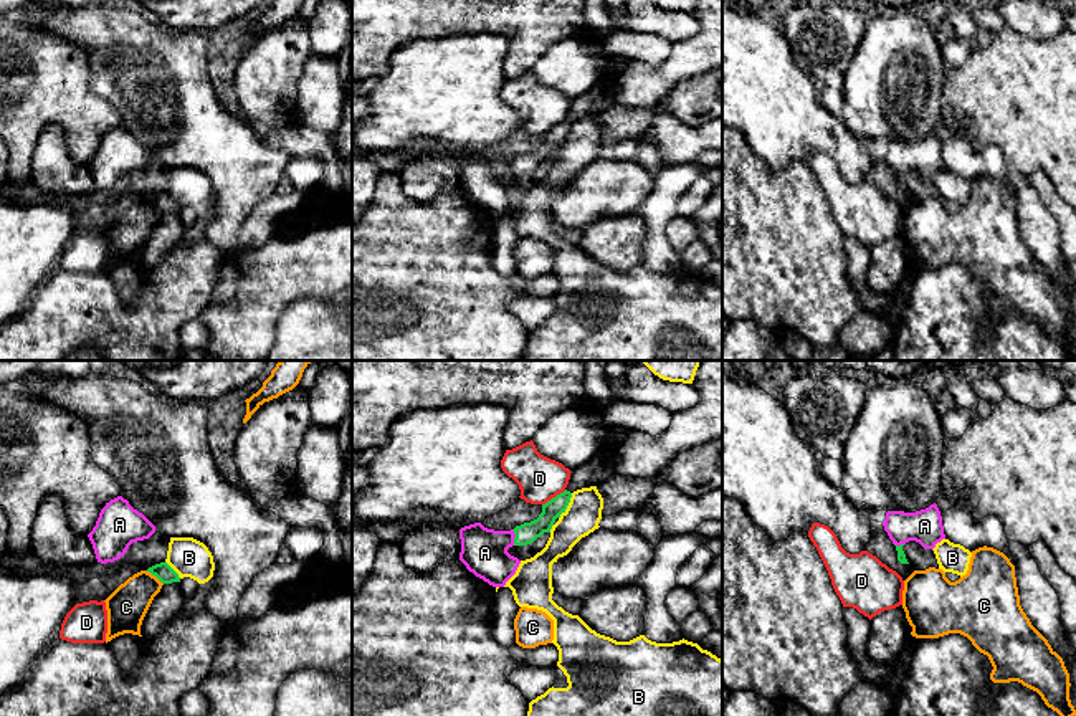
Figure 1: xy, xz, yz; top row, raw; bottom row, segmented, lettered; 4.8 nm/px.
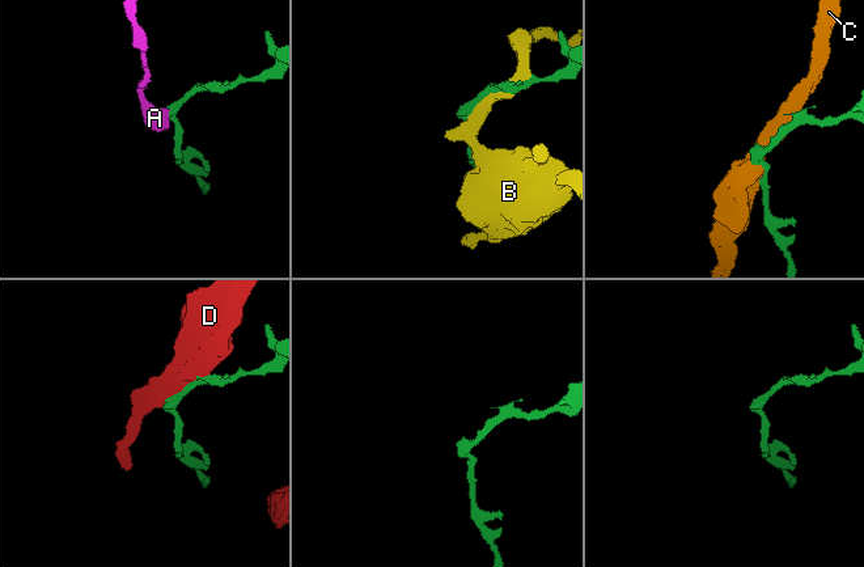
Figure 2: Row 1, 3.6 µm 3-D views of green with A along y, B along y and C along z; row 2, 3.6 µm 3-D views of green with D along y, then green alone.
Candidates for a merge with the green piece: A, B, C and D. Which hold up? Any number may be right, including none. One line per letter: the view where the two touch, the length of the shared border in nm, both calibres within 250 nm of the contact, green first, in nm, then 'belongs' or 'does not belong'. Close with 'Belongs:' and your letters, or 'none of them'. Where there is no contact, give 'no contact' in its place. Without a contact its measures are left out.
A: meets green in xz; contact 80 nm long; 100 nm thick on the green side, 220 nm on the other; belongs
B: meets green in xz; contact 140 nm long; 100 nm thick on the green side, 170 nm on the other; does not belong
C: meets green in xy; contact 110 nm long; 90 nm thick on the green side, 190 nm on the other; does not belong
D: meets green in xz; contact 140 nm long; 100 nm thick on the green side, 220 nm on the other; does not belong
Belongs: A

